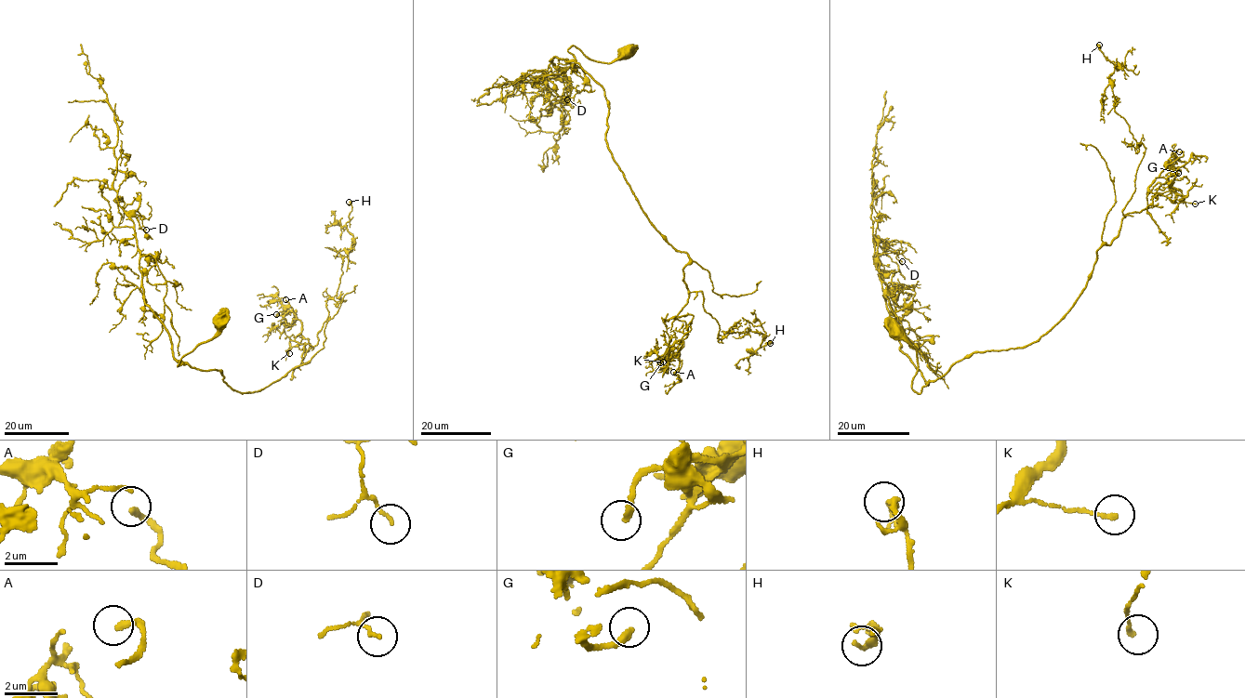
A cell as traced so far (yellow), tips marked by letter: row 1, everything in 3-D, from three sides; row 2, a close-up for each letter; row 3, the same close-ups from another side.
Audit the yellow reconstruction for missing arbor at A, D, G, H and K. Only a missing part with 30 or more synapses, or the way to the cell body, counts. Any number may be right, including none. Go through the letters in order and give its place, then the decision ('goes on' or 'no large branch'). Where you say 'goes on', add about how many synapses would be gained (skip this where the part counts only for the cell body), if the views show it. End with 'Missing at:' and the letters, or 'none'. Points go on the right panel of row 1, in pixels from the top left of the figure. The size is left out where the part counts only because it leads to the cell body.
A: (1179, 151) | goes on | 70 syn
D: (902, 261) | no large branch
G: (1178, 173) | goes on | 70 syn
H: (1099, 45) | no large branch
K: (1195, 204) | no large branch
Missing at: A, G

